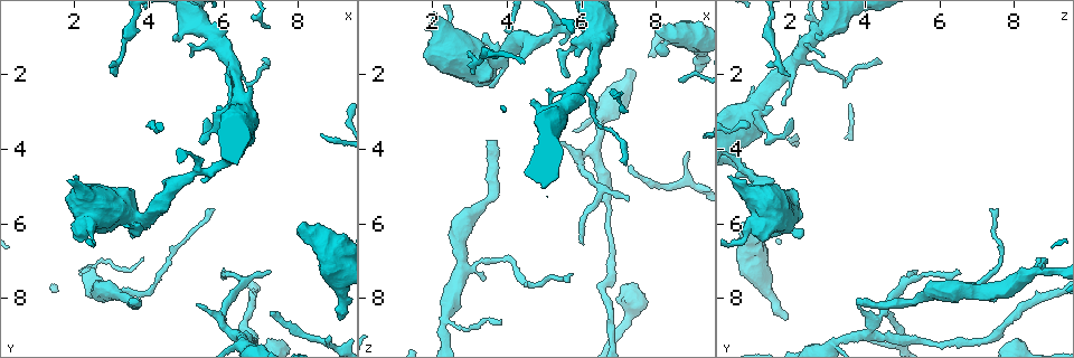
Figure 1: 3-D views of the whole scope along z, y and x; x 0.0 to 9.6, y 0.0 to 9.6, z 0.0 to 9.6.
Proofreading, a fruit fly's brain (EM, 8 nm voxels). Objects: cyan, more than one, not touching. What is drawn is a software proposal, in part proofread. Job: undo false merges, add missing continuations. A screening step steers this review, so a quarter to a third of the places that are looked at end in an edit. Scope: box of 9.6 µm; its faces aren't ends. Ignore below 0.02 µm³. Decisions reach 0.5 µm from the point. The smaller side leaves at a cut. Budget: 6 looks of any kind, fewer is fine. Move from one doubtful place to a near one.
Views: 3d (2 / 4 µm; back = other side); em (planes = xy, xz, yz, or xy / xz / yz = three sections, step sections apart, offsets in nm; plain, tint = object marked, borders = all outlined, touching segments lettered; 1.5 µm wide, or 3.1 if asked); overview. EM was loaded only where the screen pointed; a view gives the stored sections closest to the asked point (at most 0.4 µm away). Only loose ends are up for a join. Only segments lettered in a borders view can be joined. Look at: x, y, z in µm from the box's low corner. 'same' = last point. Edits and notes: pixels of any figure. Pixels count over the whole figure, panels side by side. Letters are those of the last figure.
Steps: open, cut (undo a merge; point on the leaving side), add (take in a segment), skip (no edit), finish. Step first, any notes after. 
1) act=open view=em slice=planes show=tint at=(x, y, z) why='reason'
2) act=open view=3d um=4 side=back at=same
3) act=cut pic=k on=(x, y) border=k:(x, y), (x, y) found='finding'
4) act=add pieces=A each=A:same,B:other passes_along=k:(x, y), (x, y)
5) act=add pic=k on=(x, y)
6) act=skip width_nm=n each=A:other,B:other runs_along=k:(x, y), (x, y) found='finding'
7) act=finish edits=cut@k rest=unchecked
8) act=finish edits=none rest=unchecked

act=open view=3d um=2 at=(3.40, 7.95, 7.45) why='stops while still wide'

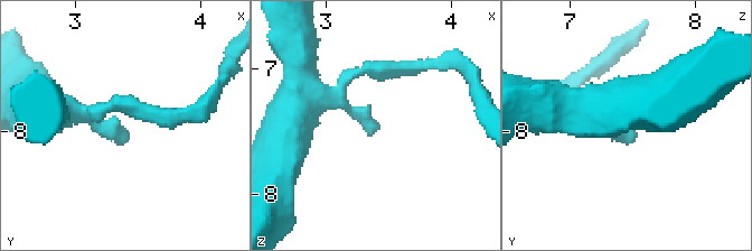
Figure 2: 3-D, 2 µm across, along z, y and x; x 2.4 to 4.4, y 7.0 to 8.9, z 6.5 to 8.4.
act=open view=em slice=planes show=borders at=(3.44, 8.00, 7.48) why='shape alone is not enough'

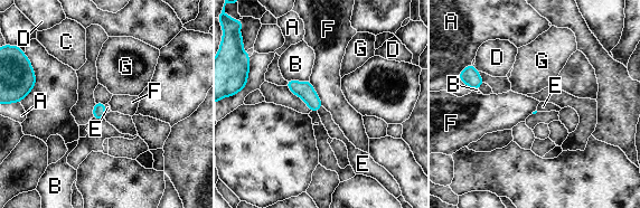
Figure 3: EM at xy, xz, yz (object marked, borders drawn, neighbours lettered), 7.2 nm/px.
act=add pieces=E longest_contact=F:220nm each=A:other,B:other,C:other,D:other,E:same,F:other,G:other passes_along=3:(303, 90), (319, 107), (333, 130) found='it goes on there'

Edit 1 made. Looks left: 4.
act=open view=em slice=xz step=4 show=tint at=(6.00, 7.25, 6.60) why='thin end'

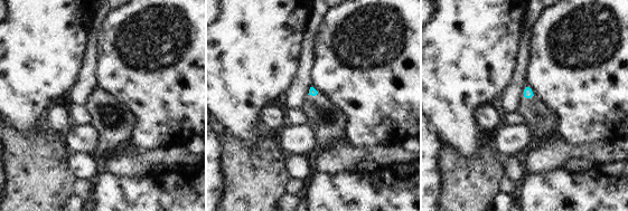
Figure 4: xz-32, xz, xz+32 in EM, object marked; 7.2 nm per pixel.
act=open view=em slice=planes show=borders at=same

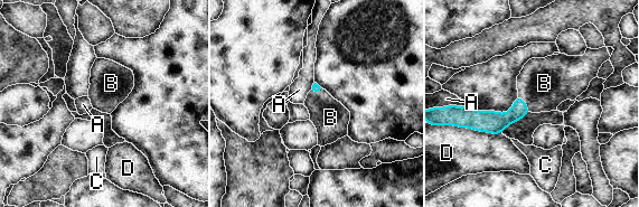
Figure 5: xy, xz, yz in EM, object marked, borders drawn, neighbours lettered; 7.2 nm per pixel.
act=add pieces=B each=A:other,B:same,C:other,D:other passes_along=5:(496, 122), (525, 103), (544, 83) found='the neuron continues'

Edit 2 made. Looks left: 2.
act=finish edits=add@3,add@5 rest=unchecked

